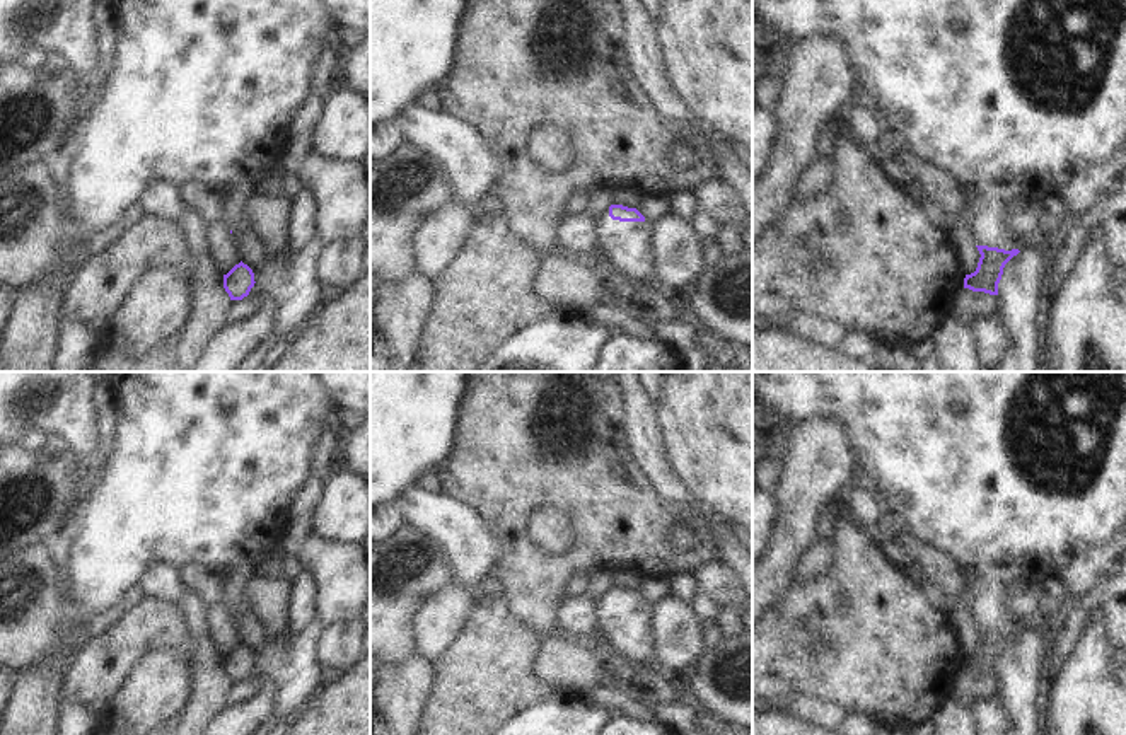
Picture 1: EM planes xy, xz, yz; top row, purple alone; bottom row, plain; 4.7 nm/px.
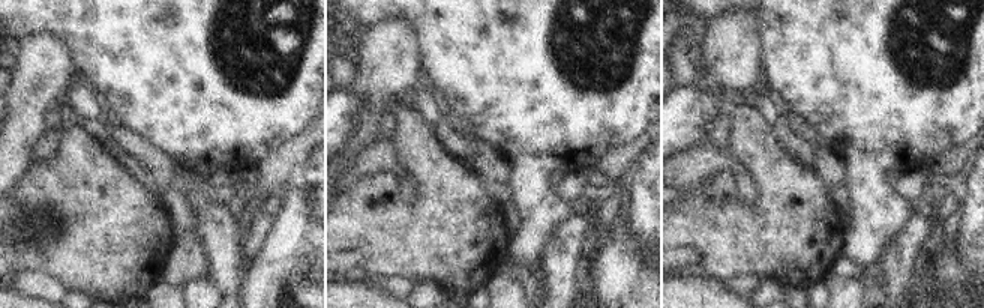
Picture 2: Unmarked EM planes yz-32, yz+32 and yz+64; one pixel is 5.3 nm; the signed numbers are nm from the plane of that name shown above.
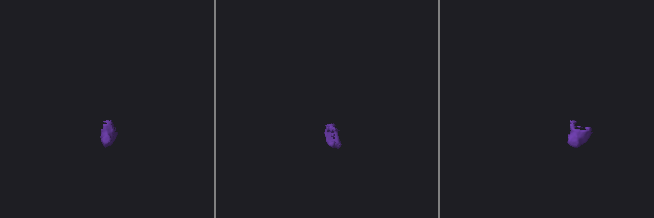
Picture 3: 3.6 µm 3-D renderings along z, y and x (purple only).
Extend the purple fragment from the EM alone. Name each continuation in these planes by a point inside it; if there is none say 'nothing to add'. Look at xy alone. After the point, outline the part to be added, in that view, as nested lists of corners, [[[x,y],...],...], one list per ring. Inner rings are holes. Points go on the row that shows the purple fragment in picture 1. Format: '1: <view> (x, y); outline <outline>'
nothing to add

